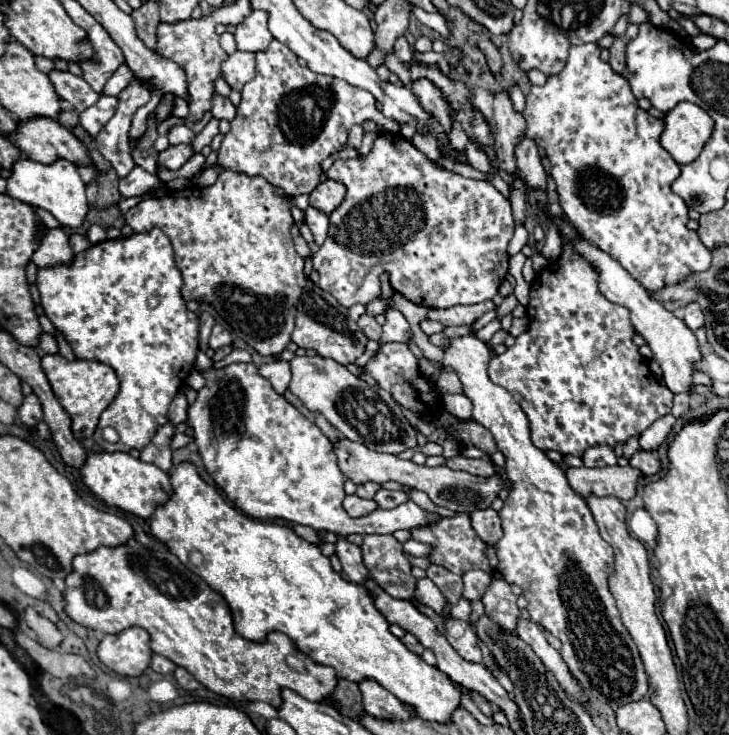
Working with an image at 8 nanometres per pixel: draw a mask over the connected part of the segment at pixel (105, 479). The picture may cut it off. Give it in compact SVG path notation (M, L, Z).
M107 451L89 453L83 467L79 469L79 475L81 475L81 481L85 483L85 487L93 495L101 497L107 505L115 505L123 511L135 513L145 519L149 519L149 515L153 515L153 503L157 503L157 499L165 499L165 495L169 495L167 473L151 463L131 457L129 453L107 453Z

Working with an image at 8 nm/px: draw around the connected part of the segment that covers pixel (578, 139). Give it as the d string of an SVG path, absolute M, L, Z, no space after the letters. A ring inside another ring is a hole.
M597 43L571 47L563 71L551 75L543 87L531 87L523 117L527 121L525 135L545 149L553 165L551 177L557 183L559 201L571 225L587 241L617 259L647 291L681 283L689 273L709 269L711 251L697 239L695 231L687 229L689 207L671 191L671 183L679 175L679 165L659 143L661 119L639 109L627 79L601 61Z

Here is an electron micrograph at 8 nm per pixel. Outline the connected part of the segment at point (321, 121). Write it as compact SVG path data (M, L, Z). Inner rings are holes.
M277 39L265 51L257 51L255 59L257 75L241 91L237 115L223 137L217 161L233 171L261 175L271 185L281 187L289 197L309 193L317 187L323 175L323 161L345 147L347 133L353 125L375 119L384 131L393 134L404 126L379 113L375 109L377 101L369 91L301 67L297 55Z

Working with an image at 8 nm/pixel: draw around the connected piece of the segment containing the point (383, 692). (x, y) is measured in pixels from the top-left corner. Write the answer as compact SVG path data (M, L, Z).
M375 679L359 681L359 689L363 695L363 709L369 715L377 715L383 719L409 719L411 713L403 707L403 703L385 687L381 687Z

